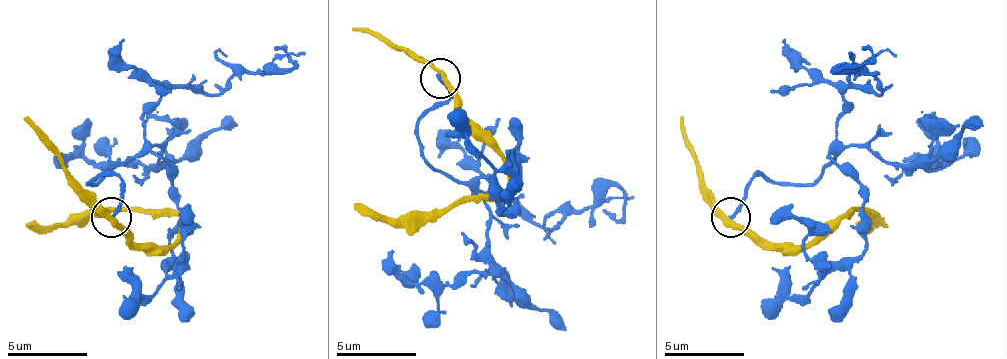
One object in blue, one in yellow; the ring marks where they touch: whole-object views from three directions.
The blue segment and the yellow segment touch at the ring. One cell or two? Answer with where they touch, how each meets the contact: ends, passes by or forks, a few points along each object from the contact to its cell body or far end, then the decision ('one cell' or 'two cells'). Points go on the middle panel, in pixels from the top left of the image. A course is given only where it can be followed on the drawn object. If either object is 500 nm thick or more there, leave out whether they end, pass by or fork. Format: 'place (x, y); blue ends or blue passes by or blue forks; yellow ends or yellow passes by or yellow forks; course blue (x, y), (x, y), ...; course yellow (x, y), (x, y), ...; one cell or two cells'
place (440, 78); blue ends; yellow passes by; course blue (441, 77), (445, 101), (417, 125), (441, 173), (512, 196), (544, 228), (624, 200), (616, 220), (604, 208); course yellow (441, 77), (465, 121), (500, 157), (512, 188), (504, 196), (461, 196), (445, 212), (393, 220), (353, 204); two cells

